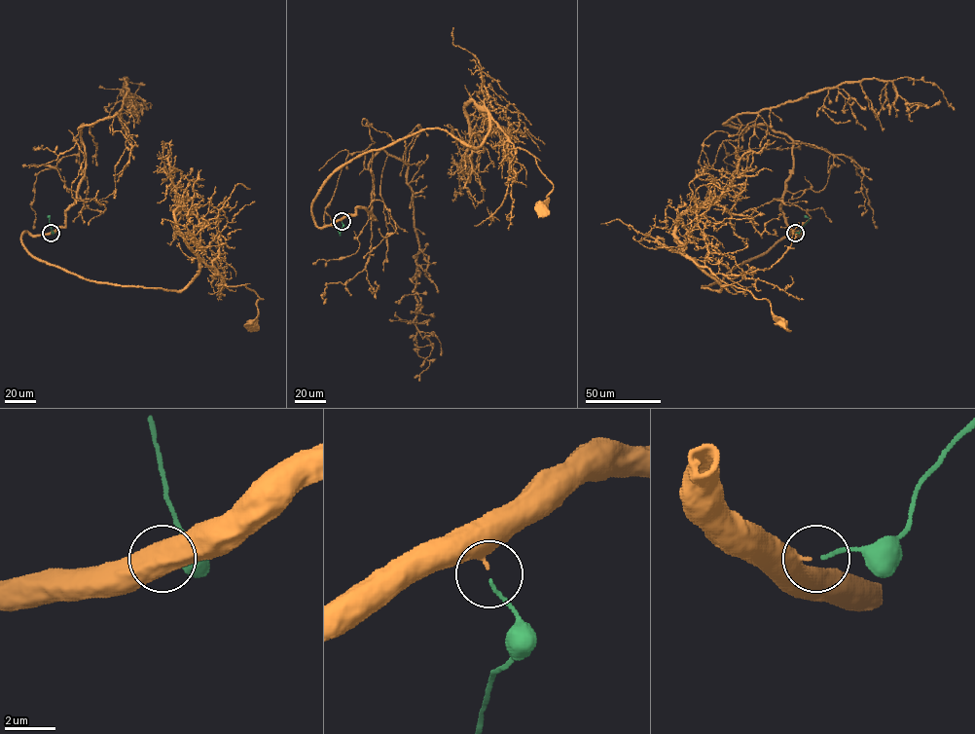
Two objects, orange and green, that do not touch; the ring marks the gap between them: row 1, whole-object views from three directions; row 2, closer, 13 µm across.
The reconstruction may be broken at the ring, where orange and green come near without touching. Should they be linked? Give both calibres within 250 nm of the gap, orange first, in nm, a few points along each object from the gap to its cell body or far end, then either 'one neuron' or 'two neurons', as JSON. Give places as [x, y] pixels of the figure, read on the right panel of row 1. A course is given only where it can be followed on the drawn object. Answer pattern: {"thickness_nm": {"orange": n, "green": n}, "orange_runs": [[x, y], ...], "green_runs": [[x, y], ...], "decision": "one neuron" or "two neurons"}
{"thickness_nm": {"orange": 360, "green": 120}, "orange_runs": [[794, 233], [801, 235], [782, 237], [702, 287], [719, 290], [692, 260], [721, 285], [766, 299], [783, 323]], "green_runs": [[795, 233], [809, 219], [804, 215]], "decision": "one neuron"}

